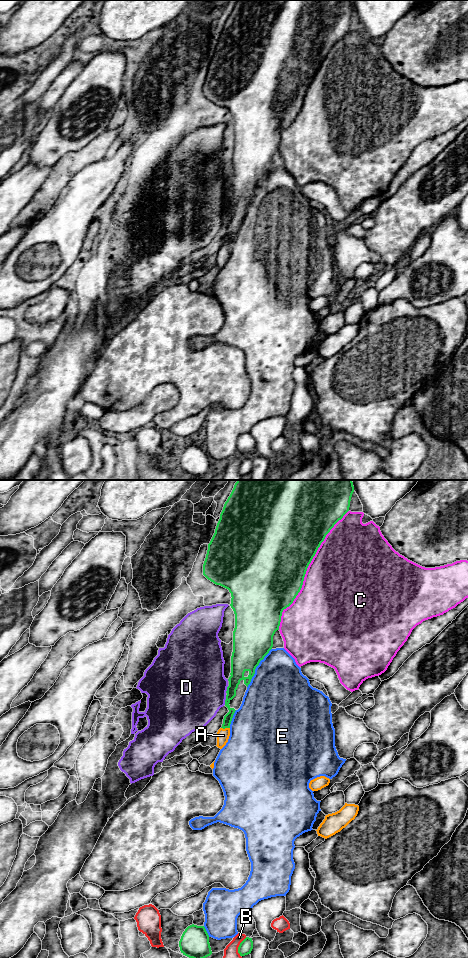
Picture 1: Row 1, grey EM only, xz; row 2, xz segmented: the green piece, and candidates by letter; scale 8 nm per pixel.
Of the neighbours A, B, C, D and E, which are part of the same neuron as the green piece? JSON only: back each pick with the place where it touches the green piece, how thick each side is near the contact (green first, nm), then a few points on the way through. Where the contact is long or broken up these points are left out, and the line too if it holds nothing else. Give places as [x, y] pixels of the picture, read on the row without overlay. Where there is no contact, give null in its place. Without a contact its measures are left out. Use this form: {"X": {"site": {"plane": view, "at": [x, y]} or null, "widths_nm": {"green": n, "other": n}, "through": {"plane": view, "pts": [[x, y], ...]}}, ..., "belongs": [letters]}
{"A": {"site": {"plane": "xz", "at": [225, 247]}, "widths_nm": {"green": 70, "other": 100}, "through": {"plane": "xz", "pts": [[228, 237], [225, 247], [223, 255]]}}, "belongs": ["A"]}

